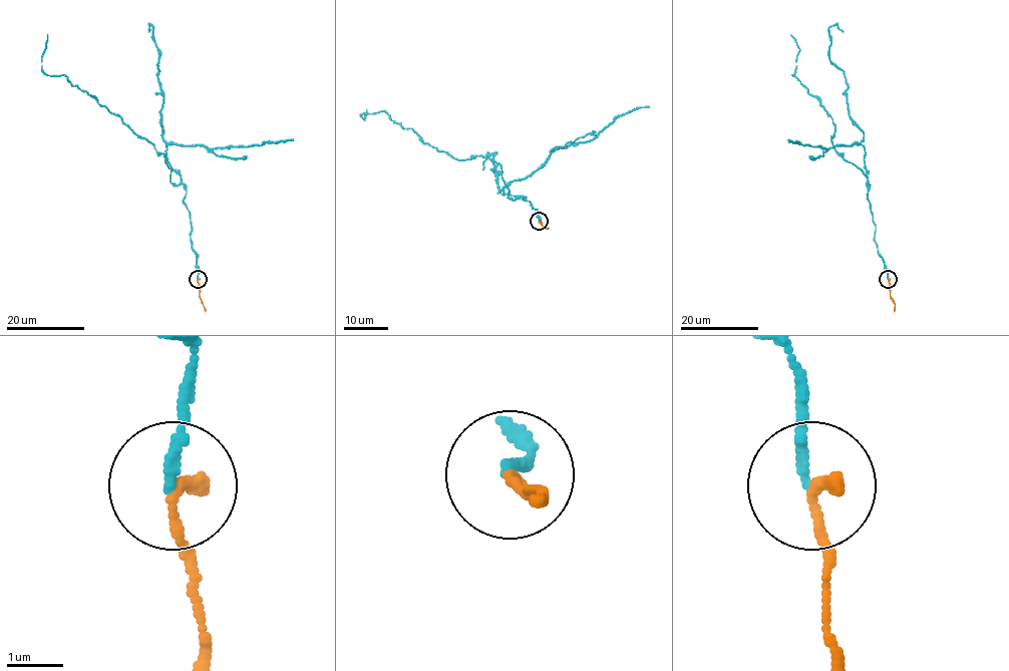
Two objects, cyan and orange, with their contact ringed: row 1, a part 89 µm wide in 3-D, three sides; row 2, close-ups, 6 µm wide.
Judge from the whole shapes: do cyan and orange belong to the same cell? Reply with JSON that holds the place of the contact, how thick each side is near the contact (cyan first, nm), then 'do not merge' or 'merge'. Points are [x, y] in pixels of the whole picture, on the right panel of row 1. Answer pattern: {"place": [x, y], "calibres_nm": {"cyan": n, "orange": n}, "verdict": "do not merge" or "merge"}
{"place": [888, 279], "calibres_nm": {"cyan": 160, "orange": 260}, "verdict": "merge"}

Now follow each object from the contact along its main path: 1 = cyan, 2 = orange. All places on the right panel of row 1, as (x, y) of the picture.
1: (888, 279), (875, 241), (868, 178), (837, 152), (832, 145), (832, 119), (793, 74), (799, 49), (790, 34)
2: (888, 279), (894, 311)

